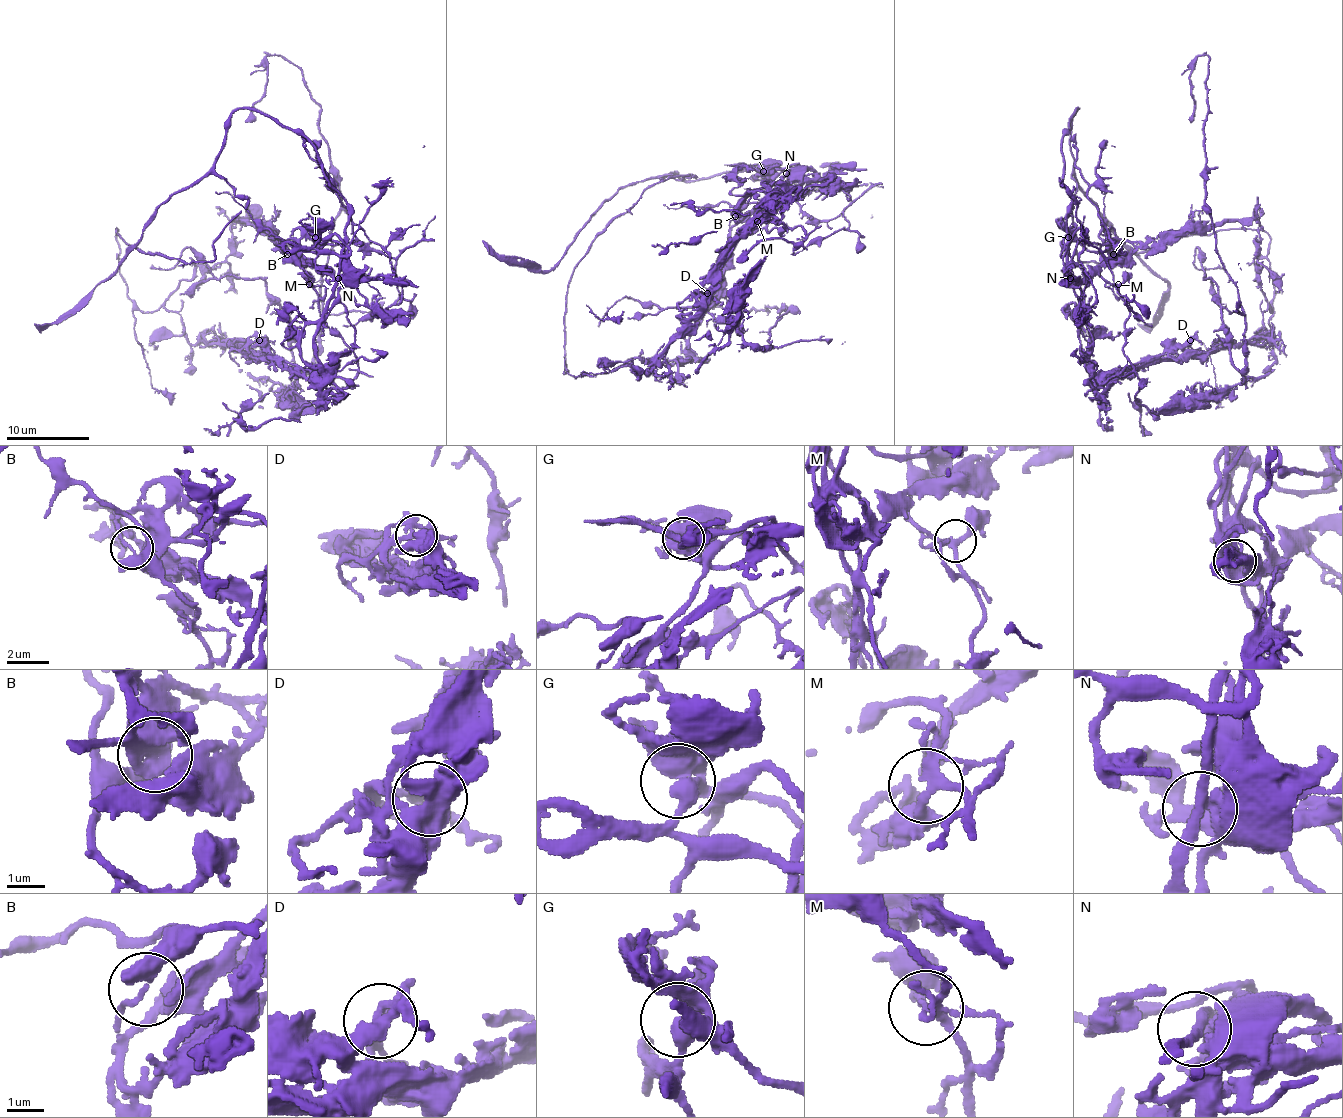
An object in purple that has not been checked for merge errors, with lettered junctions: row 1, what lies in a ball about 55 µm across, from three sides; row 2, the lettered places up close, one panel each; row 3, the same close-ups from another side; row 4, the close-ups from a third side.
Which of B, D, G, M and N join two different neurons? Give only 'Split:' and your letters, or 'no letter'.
Split: B

